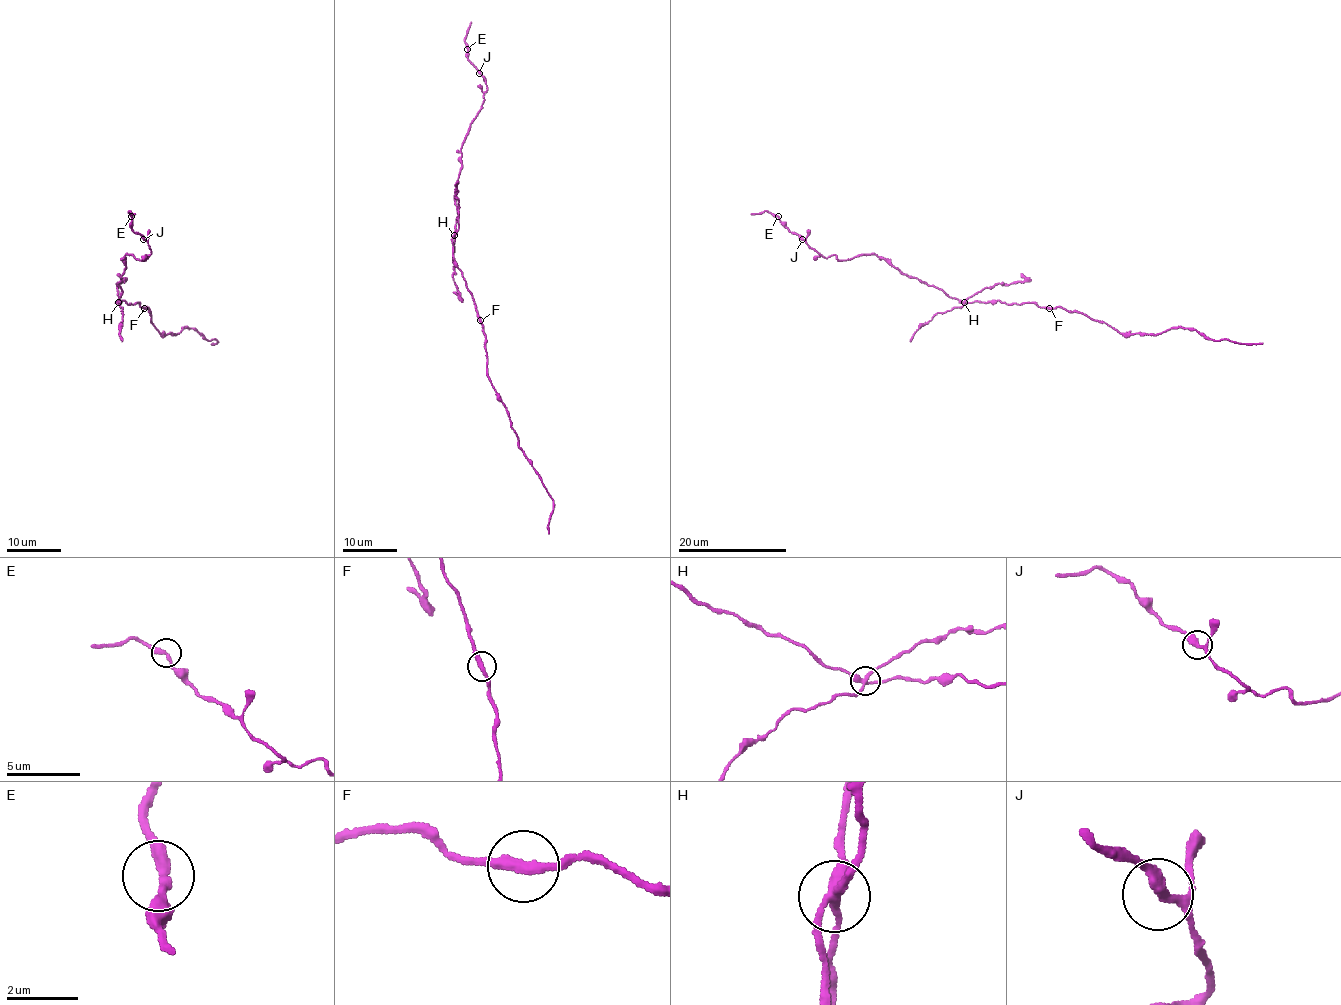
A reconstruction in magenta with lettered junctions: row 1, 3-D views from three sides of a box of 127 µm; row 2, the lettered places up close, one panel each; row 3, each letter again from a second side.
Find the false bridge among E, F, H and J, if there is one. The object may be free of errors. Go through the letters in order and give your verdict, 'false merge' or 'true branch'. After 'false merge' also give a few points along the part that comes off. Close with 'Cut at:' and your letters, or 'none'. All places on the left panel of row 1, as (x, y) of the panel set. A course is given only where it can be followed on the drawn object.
E: true branch
F: true branch
H: false merge; course (119, 302), (117, 284), (123, 281), (117, 273)
J: true branch
Cut at: H

